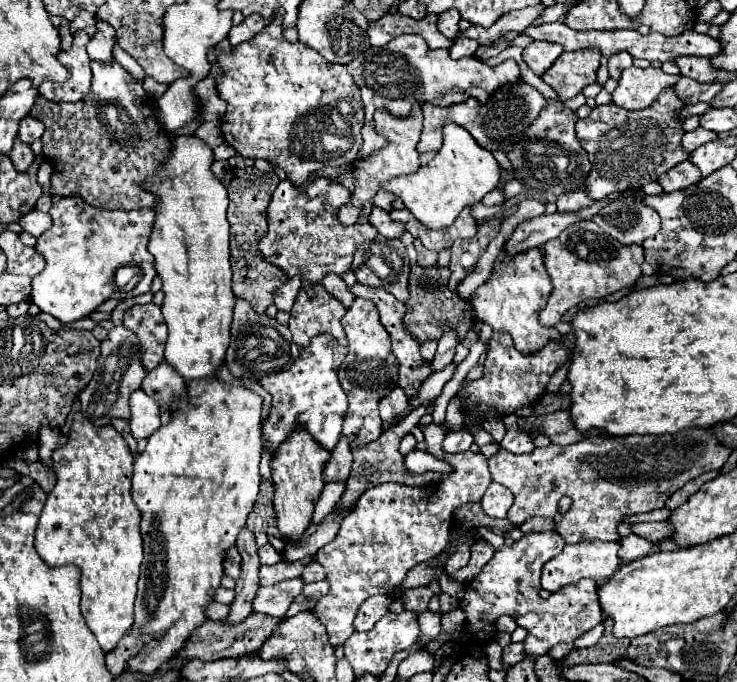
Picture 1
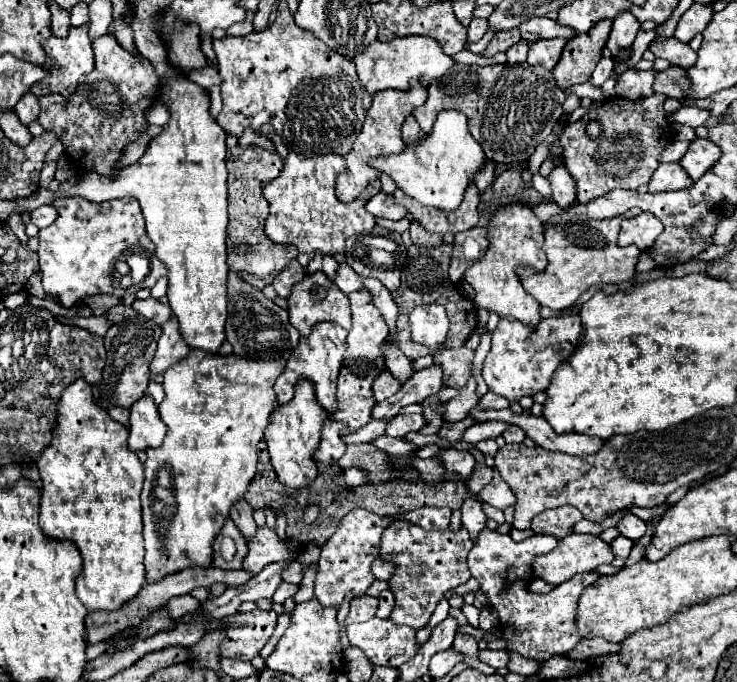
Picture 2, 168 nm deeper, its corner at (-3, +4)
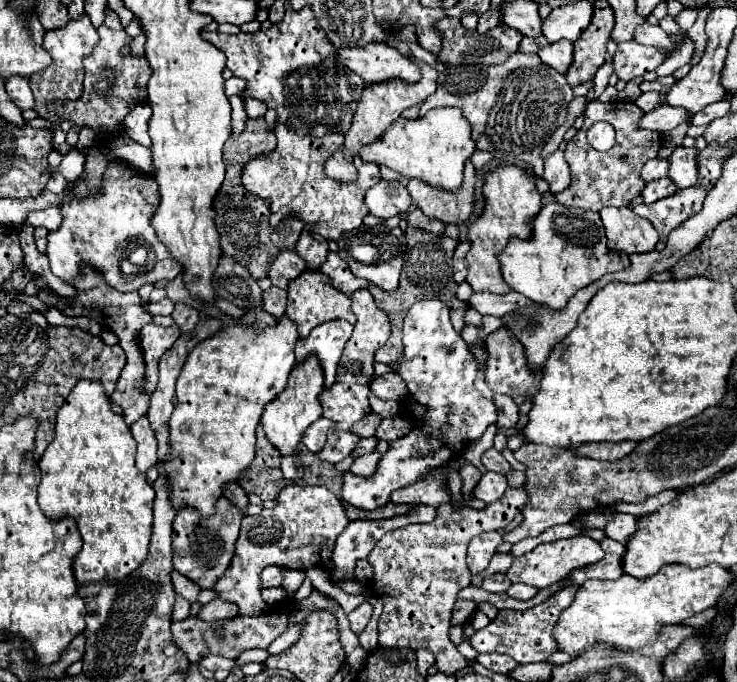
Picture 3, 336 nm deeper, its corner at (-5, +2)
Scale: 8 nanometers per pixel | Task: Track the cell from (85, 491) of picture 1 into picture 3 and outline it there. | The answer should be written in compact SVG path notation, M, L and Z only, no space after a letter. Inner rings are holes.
M81 379L77 381L77 385L73 387L73 391L69 393L69 397L65 399L63 407L59 409L57 413L57 419L55 419L55 435L53 435L53 441L47 445L41 461L39 461L39 469L41 469L41 483L39 483L39 507L43 509L43 513L47 517L55 517L55 515L71 515L75 517L77 525L79 525L79 533L81 533L81 539L83 539L83 547L81 551L75 555L75 561L73 561L73 575L79 583L93 583L93 581L101 581L101 579L109 579L109 581L117 581L117 579L123 579L127 577L131 571L135 571L137 567L141 567L141 563L145 561L147 557L147 547L149 547L149 537L151 537L151 523L153 523L153 499L155 499L155 491L153 487L145 481L145 475L141 471L137 471L135 467L135 439L129 431L129 425L123 421L121 415L113 413L111 411L111 401L109 397L105 395L105 389L101 387L99 381L93 381L93 379Z

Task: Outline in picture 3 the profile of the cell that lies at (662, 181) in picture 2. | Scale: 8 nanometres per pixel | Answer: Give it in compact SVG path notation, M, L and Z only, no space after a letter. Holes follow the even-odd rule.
M663 177L663 179L655 179L655 181L649 181L647 185L645 185L645 189L643 189L643 203L655 203L655 201L659 201L659 199L663 199L663 197L669 197L669 195L673 195L673 193L677 193L677 187L675 187L675 183L671 183L671 179L669 177Z

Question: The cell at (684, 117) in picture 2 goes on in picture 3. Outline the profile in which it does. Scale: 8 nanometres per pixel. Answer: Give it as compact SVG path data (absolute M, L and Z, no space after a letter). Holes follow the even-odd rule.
M661 103L657 109L643 113L643 117L639 119L639 127L665 133L681 125L681 121L691 121L691 115L681 107L671 107L667 103Z

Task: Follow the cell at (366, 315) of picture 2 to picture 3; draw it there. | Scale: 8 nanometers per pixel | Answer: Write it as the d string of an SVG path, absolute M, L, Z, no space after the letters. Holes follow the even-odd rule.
M367 289L355 291L351 295L351 299L353 299L353 313L357 315L355 331L343 349L341 361L337 365L337 379L335 379L333 387L323 389L323 393L321 393L323 417L331 419L337 425L347 423L345 429L349 429L355 421L359 421L361 417L365 417L371 411L371 407L369 407L369 381L373 375L373 355L379 347L385 345L385 341L391 335L391 321L387 317L387 313L375 305L375 299Z

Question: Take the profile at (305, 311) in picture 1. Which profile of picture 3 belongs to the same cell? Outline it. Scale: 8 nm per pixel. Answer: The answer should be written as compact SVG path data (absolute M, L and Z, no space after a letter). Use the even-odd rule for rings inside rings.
M305 269L303 275L289 281L287 293L289 293L287 317L297 323L299 337L307 337L313 327L317 327L325 321L331 321L331 319L345 319L349 323L355 323L355 313L351 311L351 297L341 293L339 289L335 289L331 279L327 275L323 275L321 271Z

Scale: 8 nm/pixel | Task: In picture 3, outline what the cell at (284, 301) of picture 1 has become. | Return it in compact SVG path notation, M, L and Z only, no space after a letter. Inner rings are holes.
M283 249L277 259L269 265L269 281L281 289L287 289L287 283L295 277L299 277L307 269L305 261L289 249Z

